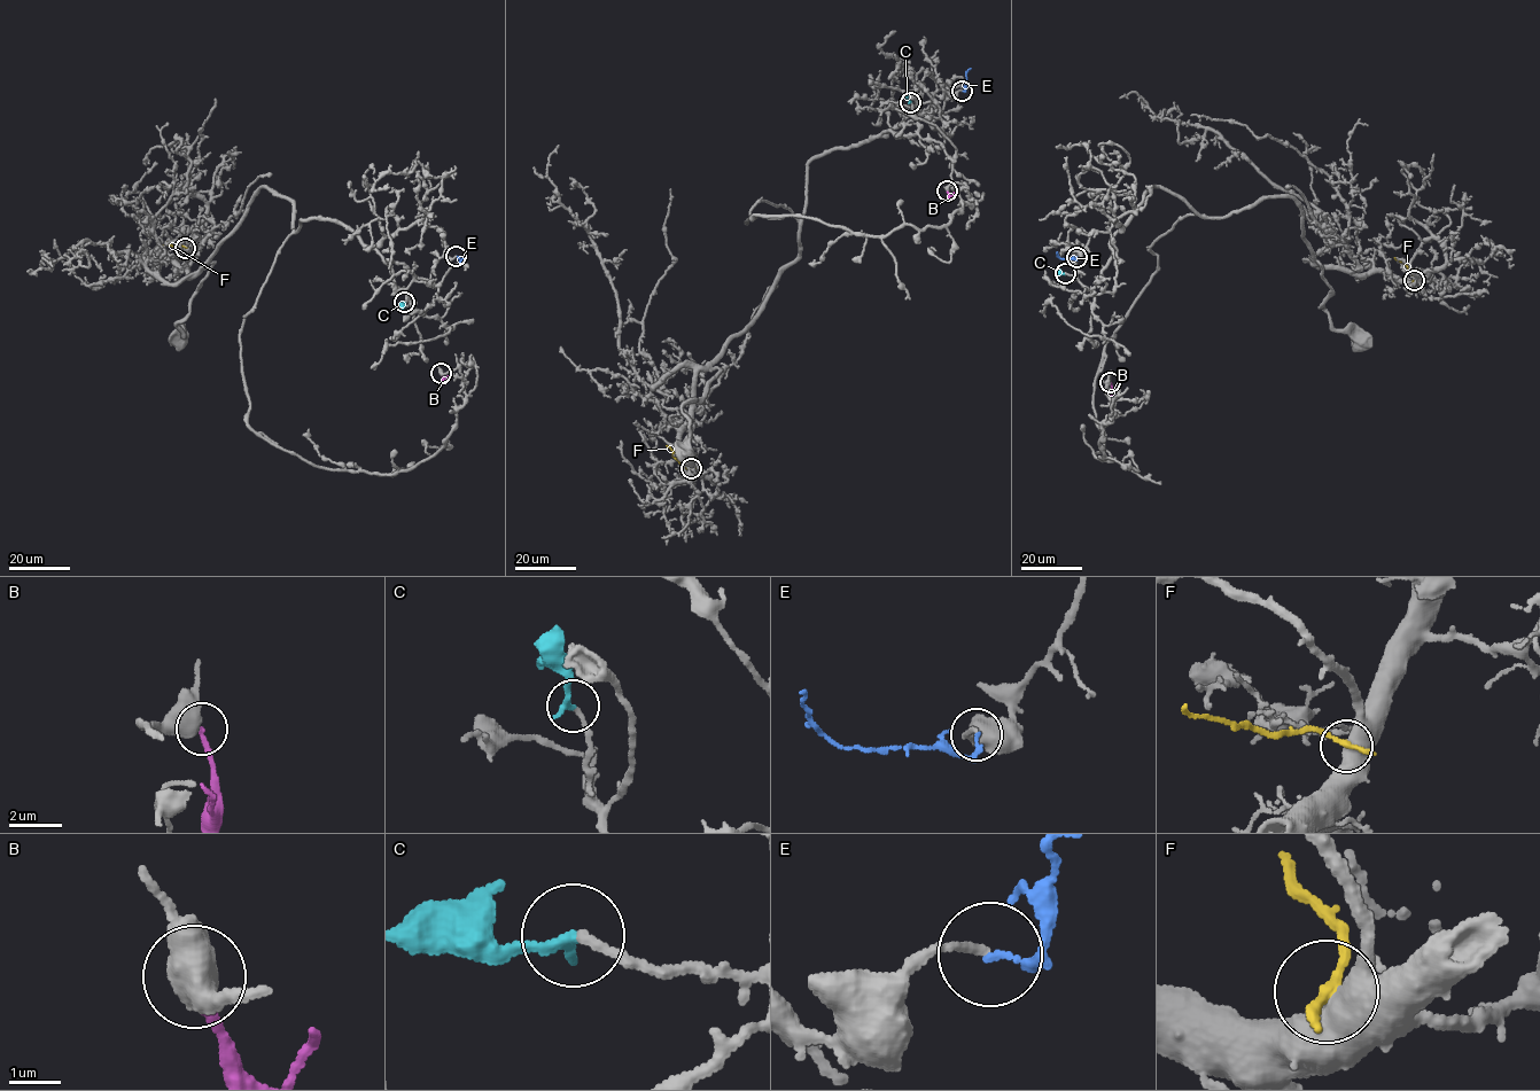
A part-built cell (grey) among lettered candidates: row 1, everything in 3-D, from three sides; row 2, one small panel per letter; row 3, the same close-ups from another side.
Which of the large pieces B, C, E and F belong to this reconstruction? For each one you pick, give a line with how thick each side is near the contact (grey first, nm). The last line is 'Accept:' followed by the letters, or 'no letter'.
C: 170 nm thick on the grey side, 280 nm on the other
Accept: C

